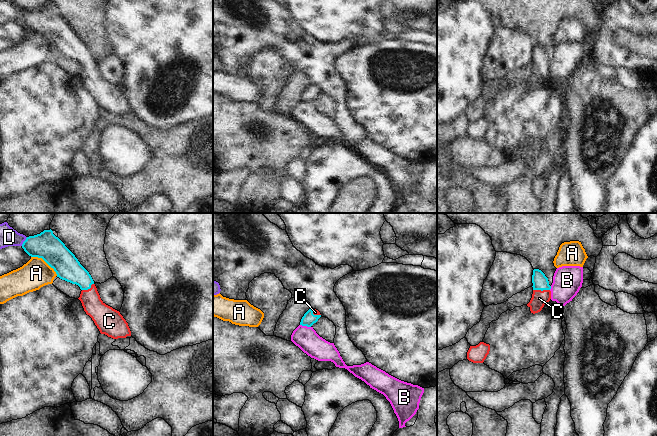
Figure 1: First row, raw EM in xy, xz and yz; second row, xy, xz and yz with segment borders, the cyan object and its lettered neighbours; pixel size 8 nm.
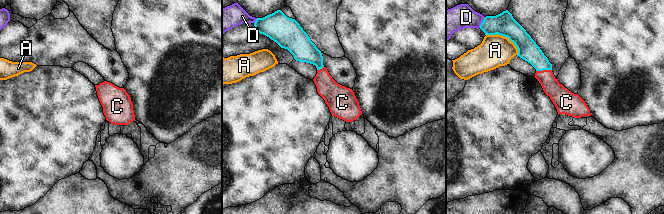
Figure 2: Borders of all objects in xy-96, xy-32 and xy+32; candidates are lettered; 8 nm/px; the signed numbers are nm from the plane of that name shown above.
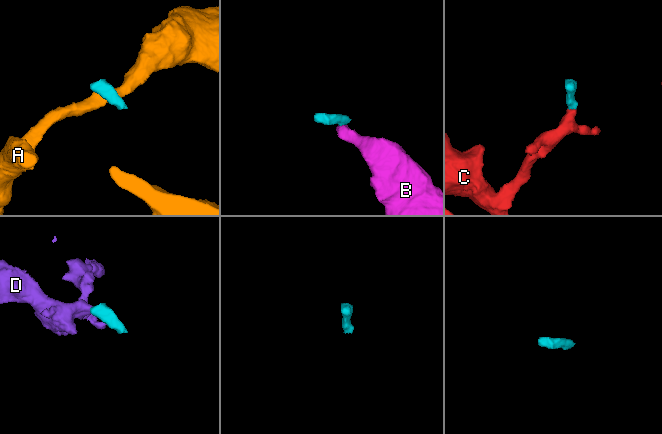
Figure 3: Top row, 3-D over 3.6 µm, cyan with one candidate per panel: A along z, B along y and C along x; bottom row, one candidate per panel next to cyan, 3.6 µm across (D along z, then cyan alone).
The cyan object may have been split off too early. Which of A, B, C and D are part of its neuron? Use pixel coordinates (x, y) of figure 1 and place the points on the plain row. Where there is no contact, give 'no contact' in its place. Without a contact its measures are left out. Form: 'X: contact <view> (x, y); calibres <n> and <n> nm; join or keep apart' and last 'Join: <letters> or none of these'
A: contact xy (45, 37); calibres 220 and 240 nm; keep apart
B: contact xz (305, 101); calibres 100 and 190 nm; keep apart
C: contact yz (541, 66); calibres 130 and 130 nm; join
D: contact xy (24, 17); calibres 220 and 140 nm; join
Join: C, D

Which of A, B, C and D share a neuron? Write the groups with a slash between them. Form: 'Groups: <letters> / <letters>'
Groups: A / B / C D

